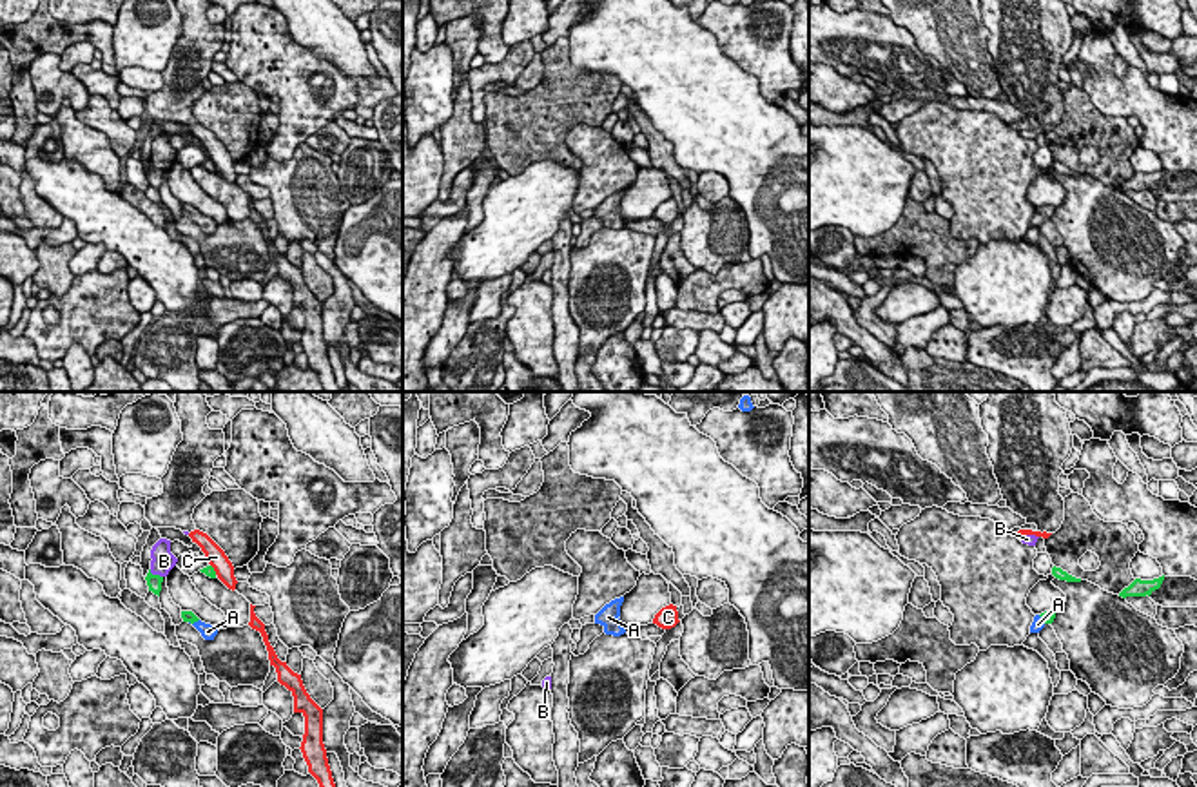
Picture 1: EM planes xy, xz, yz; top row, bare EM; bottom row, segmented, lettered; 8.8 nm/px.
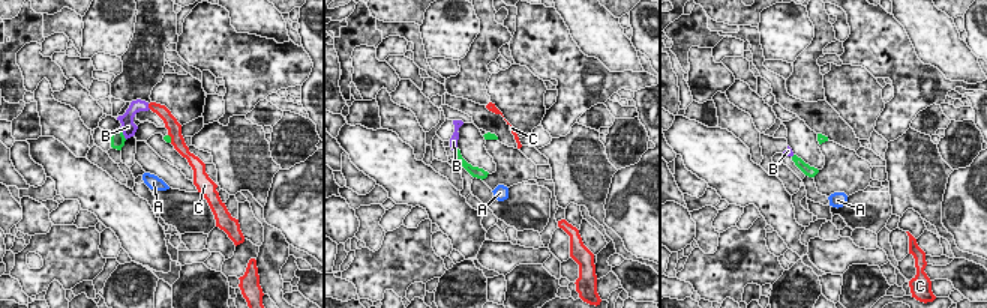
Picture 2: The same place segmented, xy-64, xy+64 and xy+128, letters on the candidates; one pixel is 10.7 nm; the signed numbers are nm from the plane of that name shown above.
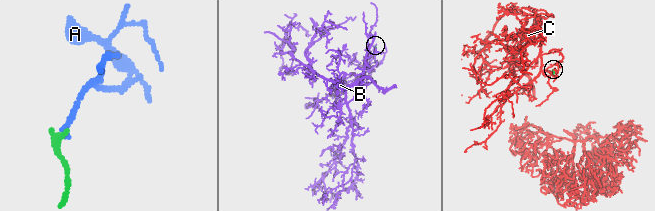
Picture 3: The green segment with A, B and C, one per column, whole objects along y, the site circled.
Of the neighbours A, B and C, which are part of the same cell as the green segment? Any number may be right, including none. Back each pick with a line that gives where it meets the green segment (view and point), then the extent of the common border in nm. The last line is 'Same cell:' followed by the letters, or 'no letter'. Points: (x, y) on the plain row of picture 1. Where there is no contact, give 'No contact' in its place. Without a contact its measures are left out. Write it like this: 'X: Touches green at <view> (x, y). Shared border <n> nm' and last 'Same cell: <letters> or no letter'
A: Touches green at xy (193, 216). Shared border 100 nm
Same cell: A

